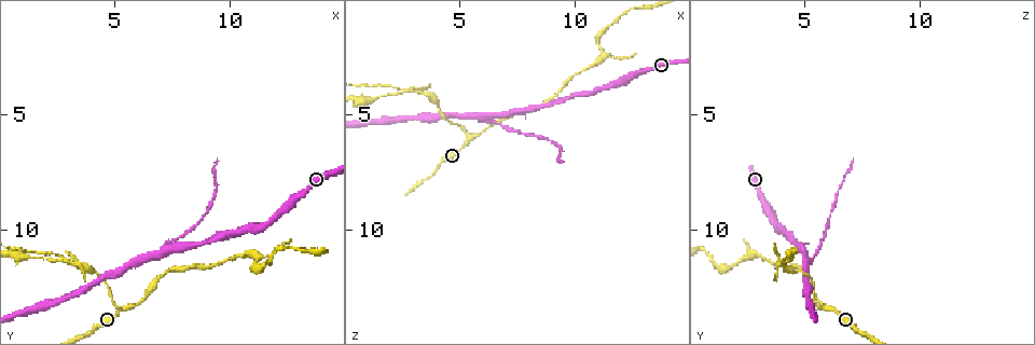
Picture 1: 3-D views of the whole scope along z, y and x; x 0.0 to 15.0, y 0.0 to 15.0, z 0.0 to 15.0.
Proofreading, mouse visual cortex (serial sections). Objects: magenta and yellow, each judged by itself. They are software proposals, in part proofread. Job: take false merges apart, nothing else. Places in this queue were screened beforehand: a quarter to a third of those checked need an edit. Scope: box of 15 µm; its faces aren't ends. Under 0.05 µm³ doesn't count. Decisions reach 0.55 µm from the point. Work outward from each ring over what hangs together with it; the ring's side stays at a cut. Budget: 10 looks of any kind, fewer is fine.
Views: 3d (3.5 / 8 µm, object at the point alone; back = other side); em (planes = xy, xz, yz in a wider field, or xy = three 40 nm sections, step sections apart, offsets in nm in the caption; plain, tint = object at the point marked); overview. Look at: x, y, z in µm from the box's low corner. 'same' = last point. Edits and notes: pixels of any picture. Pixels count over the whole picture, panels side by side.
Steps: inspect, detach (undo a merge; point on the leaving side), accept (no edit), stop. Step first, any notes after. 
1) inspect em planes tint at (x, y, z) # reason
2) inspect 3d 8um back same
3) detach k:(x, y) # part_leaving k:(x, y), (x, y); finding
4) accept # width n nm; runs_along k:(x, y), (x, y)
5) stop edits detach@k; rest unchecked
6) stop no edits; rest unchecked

inspect 3d 3.5um at (6.4, 11.3, 5.1) # two arms in line, one across

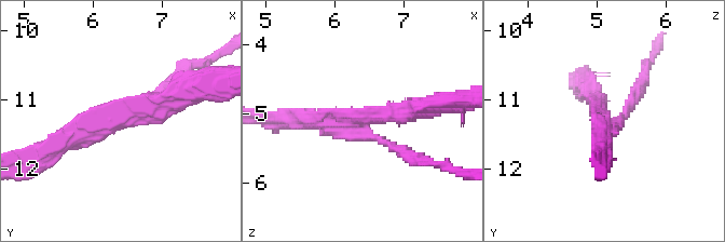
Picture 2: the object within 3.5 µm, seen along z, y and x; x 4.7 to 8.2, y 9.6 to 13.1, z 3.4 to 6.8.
inspect em xy step 5 tint at (6.40, 11.25, 5.10) # arms 3; arm_widths 150, 300, 300 nm

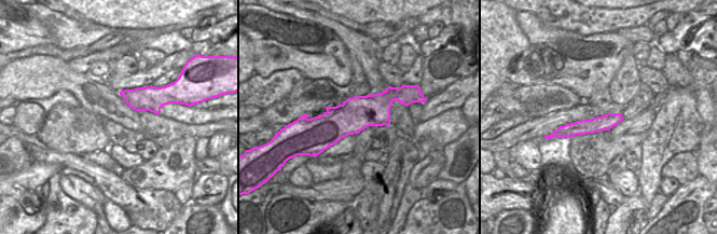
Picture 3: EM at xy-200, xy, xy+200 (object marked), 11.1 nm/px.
detach 2:(634, 99) # part_leaving 2:(612, 121), (620, 121), (647, 65); two cells meet here

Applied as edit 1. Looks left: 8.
inspect 3d 8um at (5.4, 13.4, 6.1)

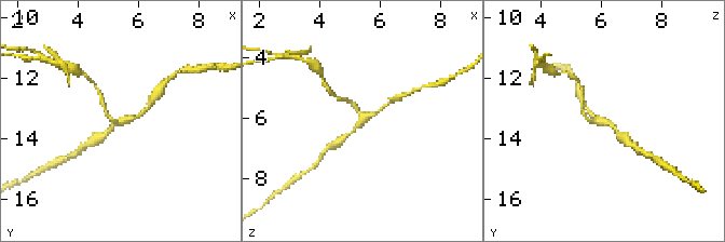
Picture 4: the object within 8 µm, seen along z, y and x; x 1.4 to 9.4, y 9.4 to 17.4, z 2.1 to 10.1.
inspect em xy step 1 tint at (5.6, 13.3, 6.1) # arms 3; arm_widths 150, 150, 150 nm

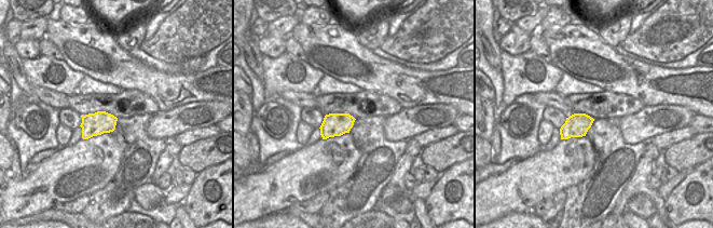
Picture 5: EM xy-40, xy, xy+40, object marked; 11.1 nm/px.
accept # runs_along 4:(346, 136), (361, 120), (390, 103); continuous, no second cell

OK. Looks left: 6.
inspect overview

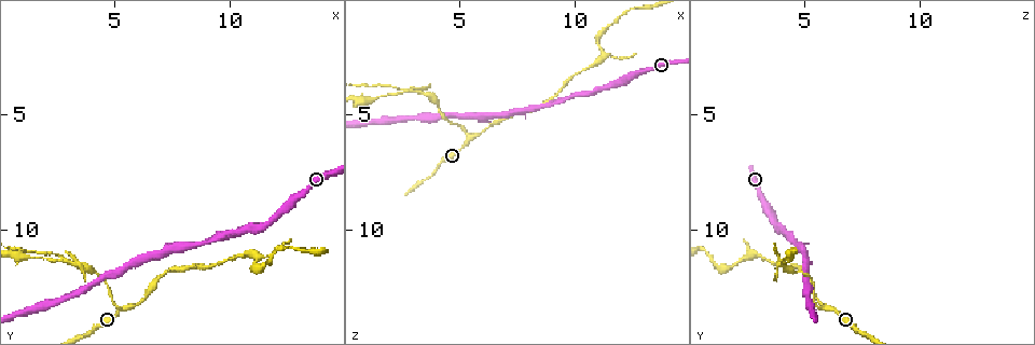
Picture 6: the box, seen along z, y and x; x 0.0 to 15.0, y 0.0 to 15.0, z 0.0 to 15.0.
inspect 3d 8um at (3.0, 11.5, 3.9) # sudden change in width

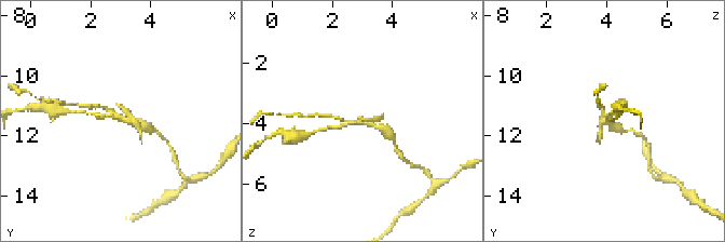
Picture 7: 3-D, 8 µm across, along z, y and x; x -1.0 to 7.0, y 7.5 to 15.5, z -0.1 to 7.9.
inspect em planes tint at (2.9, 11.4, 4.0) # shape alone is not enough

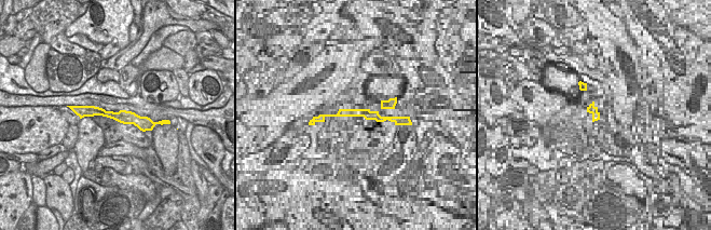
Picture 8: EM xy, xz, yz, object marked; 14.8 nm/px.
detach 7:(599, 137) # width 200 nm; border 8:(118, 112), (133, 123); two cells meet here

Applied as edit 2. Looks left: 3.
inspect em xy step 5 tint at (10.8, 11.1, 2.8) # calibre changes

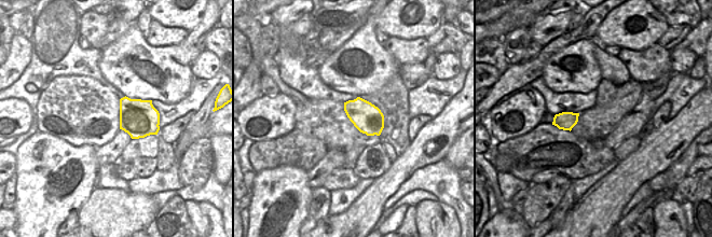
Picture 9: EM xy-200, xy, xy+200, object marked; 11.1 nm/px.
inspect 3d 3.5um back same # wider look

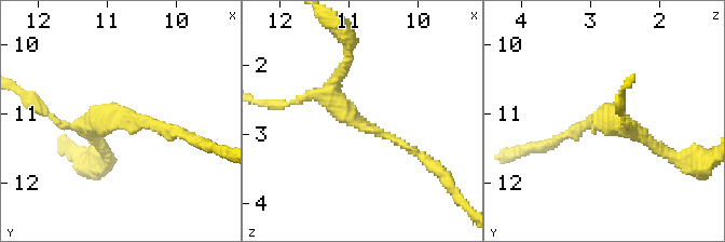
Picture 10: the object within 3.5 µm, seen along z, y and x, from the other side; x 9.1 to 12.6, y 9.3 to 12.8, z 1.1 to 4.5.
accept # runs_along 10:(416, 152), (330, 99), (341, 72); one cell here

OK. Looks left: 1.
stop edits detach@2, detach@7; rest unchecked

